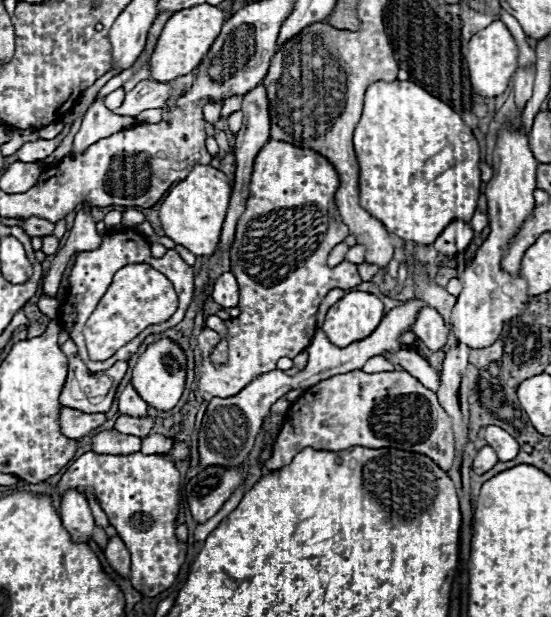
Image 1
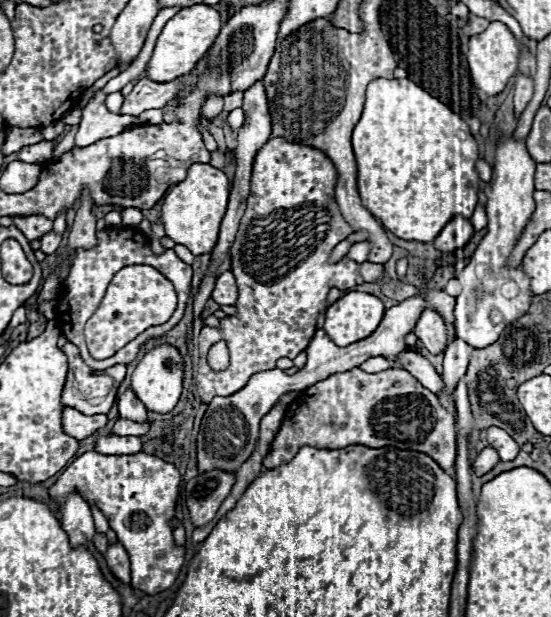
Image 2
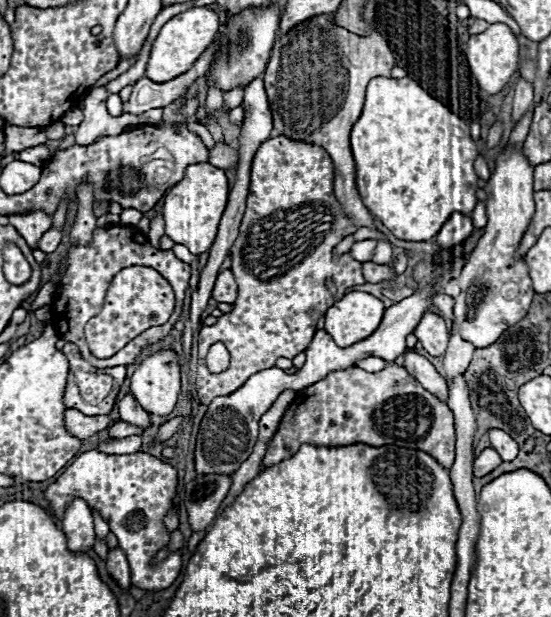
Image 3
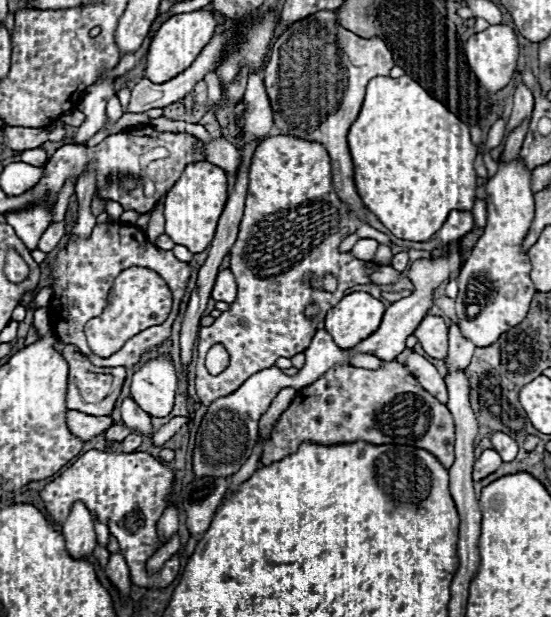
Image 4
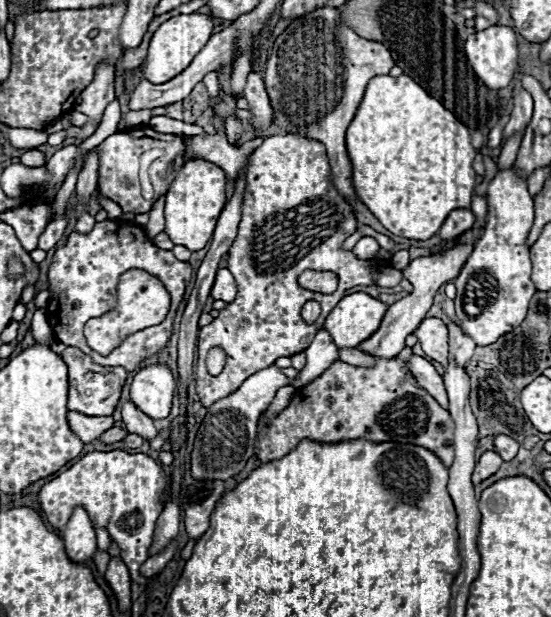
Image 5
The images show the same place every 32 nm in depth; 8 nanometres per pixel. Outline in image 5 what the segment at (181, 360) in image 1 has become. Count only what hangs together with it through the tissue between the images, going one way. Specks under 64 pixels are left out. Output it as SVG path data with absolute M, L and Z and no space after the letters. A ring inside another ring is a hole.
M164 364L142 368L132 382L130 398L138 410L152 420L162 420L170 414L176 378Z

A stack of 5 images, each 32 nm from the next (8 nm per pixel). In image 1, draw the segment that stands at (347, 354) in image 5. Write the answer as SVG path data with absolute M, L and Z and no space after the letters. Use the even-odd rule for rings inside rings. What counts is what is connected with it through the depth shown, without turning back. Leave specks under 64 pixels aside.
M374 356L374 358L370 358L370 360L362 366L364 372L386 372L386 370L392 370L392 368L394 368L394 364L388 362L388 360L382 358L382 356Z

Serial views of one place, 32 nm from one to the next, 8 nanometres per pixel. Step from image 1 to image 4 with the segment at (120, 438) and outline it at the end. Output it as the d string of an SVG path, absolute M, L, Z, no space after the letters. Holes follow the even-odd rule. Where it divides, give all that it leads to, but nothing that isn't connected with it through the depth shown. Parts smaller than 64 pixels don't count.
M130 434L120 442L120 450L122 452L134 452L140 444L142 444L142 436L140 434Z

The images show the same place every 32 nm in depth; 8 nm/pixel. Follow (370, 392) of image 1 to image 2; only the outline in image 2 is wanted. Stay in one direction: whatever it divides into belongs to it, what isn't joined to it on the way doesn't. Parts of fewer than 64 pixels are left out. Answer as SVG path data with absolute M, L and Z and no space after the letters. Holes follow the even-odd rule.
M360 368L330 374L326 380L302 390L288 406L280 430L264 458L264 468L276 468L302 448L346 448L364 444L370 448L396 446L432 456L444 470L454 466L456 432L454 416L404 368L388 368L368 374Z

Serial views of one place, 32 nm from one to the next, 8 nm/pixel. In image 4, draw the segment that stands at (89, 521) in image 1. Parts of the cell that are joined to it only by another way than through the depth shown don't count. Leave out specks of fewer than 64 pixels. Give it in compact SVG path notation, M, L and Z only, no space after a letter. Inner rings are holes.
M76 502L68 520L64 522L62 534L66 538L66 550L72 558L88 558L96 548L94 522L84 504Z

